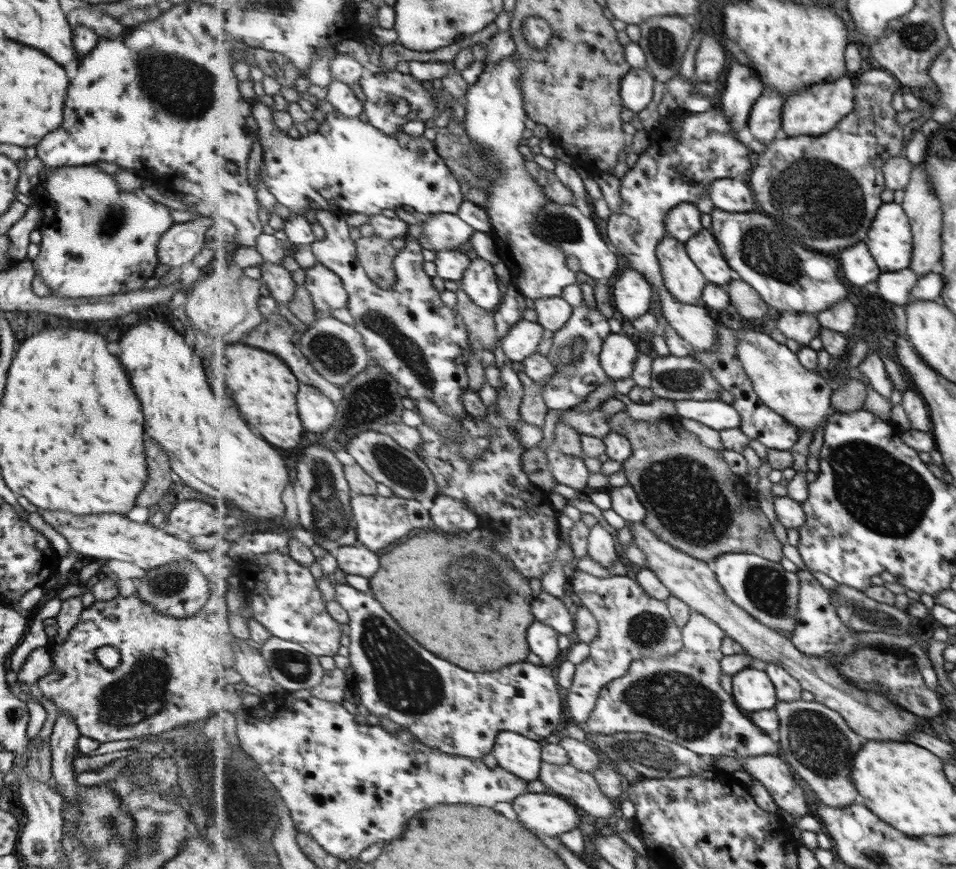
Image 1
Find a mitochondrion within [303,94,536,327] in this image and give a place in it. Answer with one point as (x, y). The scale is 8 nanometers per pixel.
(478, 168)

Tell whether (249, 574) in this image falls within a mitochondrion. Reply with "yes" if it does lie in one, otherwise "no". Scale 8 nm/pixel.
no

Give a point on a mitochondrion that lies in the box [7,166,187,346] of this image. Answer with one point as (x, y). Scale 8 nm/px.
(114, 220)

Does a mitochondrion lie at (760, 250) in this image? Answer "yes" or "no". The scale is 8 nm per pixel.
yes

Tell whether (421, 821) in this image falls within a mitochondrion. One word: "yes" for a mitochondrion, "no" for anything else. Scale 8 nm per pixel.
no

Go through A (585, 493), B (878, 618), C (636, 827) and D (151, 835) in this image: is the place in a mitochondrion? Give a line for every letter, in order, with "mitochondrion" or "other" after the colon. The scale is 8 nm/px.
A: other
B: mitochondrion
C: other
D: mitochondrion

